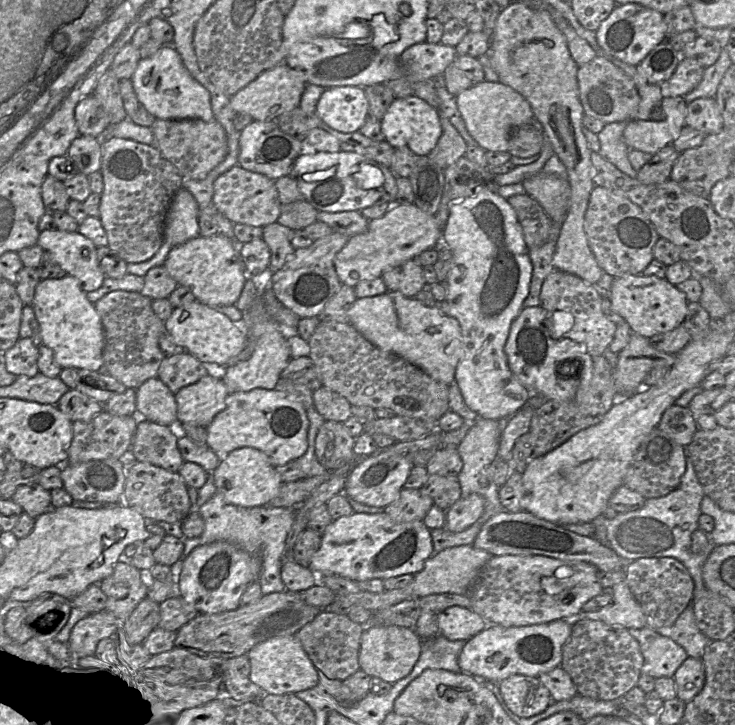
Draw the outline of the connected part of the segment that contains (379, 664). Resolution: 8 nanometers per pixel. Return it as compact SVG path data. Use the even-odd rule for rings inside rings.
M365 626L360 640L359 669L372 678L380 678L394 684L411 672L420 656L421 641L412 629L398 626Z

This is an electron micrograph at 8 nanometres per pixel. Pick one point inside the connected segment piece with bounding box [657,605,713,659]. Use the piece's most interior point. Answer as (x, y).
(685, 632)

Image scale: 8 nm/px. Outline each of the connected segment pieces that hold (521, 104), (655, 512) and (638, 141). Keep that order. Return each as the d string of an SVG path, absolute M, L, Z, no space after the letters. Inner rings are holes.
M486 81L464 89L456 95L457 107L469 134L486 151L507 151L513 127L531 124L535 118L527 100L511 87Z
M686 459L686 470L679 486L660 498L646 499L644 505L631 512L619 513L609 519L604 514L595 518L591 523L595 527L594 538L602 545L612 549L626 561L641 558L672 557L680 561L688 570L695 585L695 596L702 589L703 565L716 546L709 541L707 546L698 554L691 552L693 532L699 528L698 519L701 515L700 505L705 493L694 471L692 461Z
M684 96L664 97L661 101L664 120L631 120L623 132L626 145L629 149L655 154L672 144L686 126L689 104Z

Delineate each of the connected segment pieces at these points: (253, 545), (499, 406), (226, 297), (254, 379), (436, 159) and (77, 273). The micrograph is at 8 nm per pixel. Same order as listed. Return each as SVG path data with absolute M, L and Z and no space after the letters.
M216 493L200 506L199 513L204 520L204 531L196 538L184 538L179 523L156 521L167 535L183 539L184 550L181 562L188 557L192 550L201 545L217 541L238 544L245 547L249 552L259 552L260 554L261 569L259 583L263 596L287 591L281 578L282 555L286 539L294 523L295 508L276 506L247 508L236 506L226 502L219 493Z
M483 191L450 206L449 217L443 229L444 243L452 251L446 280L449 317L458 320L463 336L463 355L457 365L457 382L467 406L479 416L490 420L504 420L518 412L529 400L530 391L513 375L507 364L504 346L512 322L523 310L529 294L533 266L522 227L507 199L495 191Z
M216 234L209 237L198 236L184 244L173 247L167 255L164 267L178 285L187 286L193 292L197 301L212 307L234 305L239 299L247 280L250 280L244 263L239 254L239 246L243 243L236 242L224 235Z
M271 287L258 296L249 309L243 311L242 327L255 342L252 355L242 362L226 366L221 371L214 371L225 383L230 393L250 391L255 388L274 389L282 371L292 359L288 337L297 335L298 318L275 296Z
M440 118L442 134L428 159L446 169L465 154L467 144L447 118Z
M56 228L41 231L37 240L37 244L43 248L45 252L50 253L53 259L71 275L78 279L81 288L86 293L99 289L106 277L102 271L97 257L97 246L87 237L75 232L67 232Z

